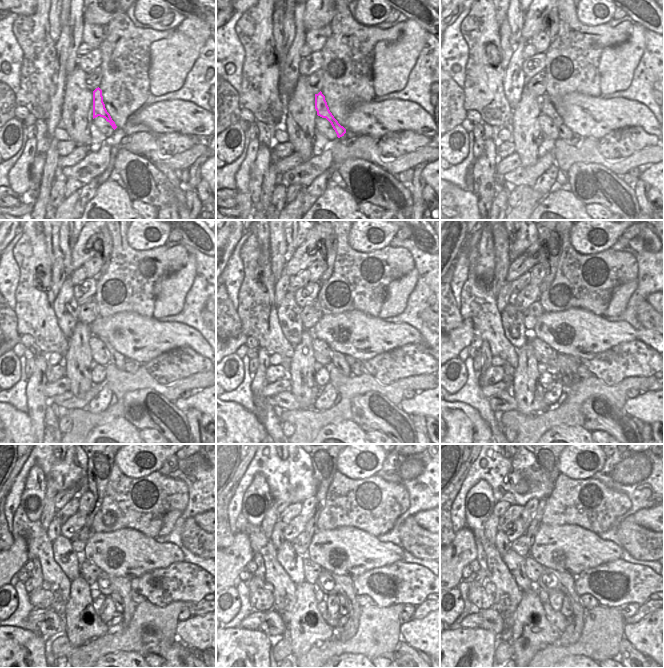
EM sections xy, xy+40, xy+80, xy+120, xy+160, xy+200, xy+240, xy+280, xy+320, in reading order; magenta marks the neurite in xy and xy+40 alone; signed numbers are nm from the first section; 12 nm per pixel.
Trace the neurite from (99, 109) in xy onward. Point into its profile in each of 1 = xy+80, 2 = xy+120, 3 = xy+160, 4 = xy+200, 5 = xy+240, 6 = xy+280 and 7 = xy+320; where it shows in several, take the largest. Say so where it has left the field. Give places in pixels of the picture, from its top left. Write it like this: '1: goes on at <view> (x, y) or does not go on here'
1: goes on at xy+80 (545, 106)
2: goes on at xy+120 (117, 359)
3: goes on at xy+160 (339, 361)
4: goes on at xy+200 (565, 373)
5: goes on at xy+240 (119, 605)
6: goes on at xy+280 (343, 608)
7: goes on at xy+320 (566, 610)

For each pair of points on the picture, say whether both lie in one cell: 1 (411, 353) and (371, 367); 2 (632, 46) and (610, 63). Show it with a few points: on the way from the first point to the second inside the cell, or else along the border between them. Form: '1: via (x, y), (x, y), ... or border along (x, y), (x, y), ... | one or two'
1: via (401, 362), (389, 367), (381, 367) | one
2: via (627, 51), (615, 63) | one

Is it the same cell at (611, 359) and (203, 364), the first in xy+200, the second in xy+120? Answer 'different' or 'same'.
same

